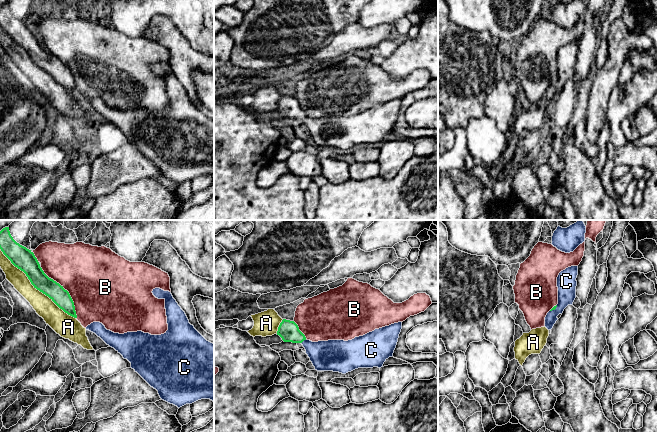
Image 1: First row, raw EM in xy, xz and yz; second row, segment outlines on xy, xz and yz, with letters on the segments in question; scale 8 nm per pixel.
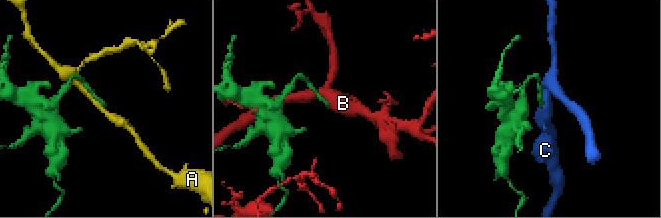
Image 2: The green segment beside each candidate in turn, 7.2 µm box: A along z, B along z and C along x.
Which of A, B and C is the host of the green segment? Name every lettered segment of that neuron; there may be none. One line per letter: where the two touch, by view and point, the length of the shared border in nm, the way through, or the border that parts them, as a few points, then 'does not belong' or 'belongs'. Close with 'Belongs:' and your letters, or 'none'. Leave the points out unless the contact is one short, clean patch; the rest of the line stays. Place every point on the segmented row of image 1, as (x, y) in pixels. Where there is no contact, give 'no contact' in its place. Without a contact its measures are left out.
A: meets green in xy at (35, 287); contact 850 nm long; does not belong
B: meets green in xy at (67, 291); contact 500 nm long; does not belong
C: meets green in xz at (303, 340); contact 60 nm long; runs through xz (288, 330), (303, 340), (314, 350), (330, 355); belongs
Belongs: C

